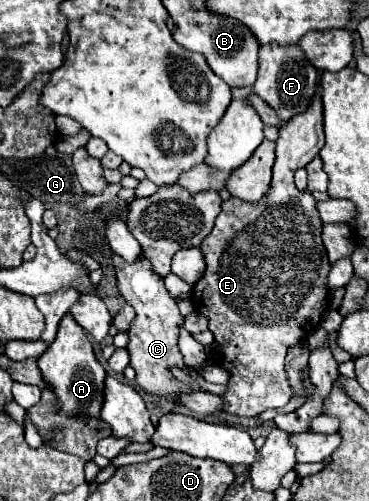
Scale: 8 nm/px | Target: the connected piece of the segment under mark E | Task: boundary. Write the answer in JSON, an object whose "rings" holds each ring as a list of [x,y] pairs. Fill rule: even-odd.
{"rings":[[[318,83],[316,87],[316,93],[312,97],[312,103],[308,105],[308,109],[296,117],[292,117],[288,123],[284,123],[280,127],[280,135],[276,139],[276,163],[274,163],[274,175],[272,175],[272,185],[270,185],[270,191],[268,191],[268,197],[264,197],[264,201],[258,201],[258,203],[246,203],[246,201],[240,201],[240,199],[228,199],[222,203],[222,211],[220,215],[216,217],[216,225],[214,229],[210,231],[210,235],[202,241],[200,249],[204,253],[204,259],[206,259],[206,273],[202,275],[202,279],[194,285],[192,289],[192,303],[196,307],[198,313],[206,315],[208,317],[208,329],[214,333],[214,339],[216,343],[224,345],[224,359],[218,359],[218,363],[222,367],[226,367],[230,371],[230,381],[228,381],[228,391],[222,395],[226,407],[224,411],[232,413],[232,415],[240,415],[240,417],[258,417],[260,413],[264,413],[266,409],[278,409],[278,407],[284,407],[288,405],[290,397],[292,397],[292,391],[290,391],[290,385],[286,381],[286,371],[284,371],[284,357],[288,353],[288,349],[300,341],[304,341],[322,321],[322,315],[324,311],[328,309],[328,271],[330,271],[330,263],[328,263],[328,255],[326,255],[326,249],[324,249],[324,243],[322,243],[322,221],[320,221],[320,215],[316,211],[316,199],[310,195],[310,193],[304,193],[300,191],[296,185],[294,185],[294,171],[296,169],[302,169],[306,167],[316,155],[318,151],[324,147],[324,123],[322,123],[322,99],[320,99],[320,91],[322,91],[322,85]]]}

